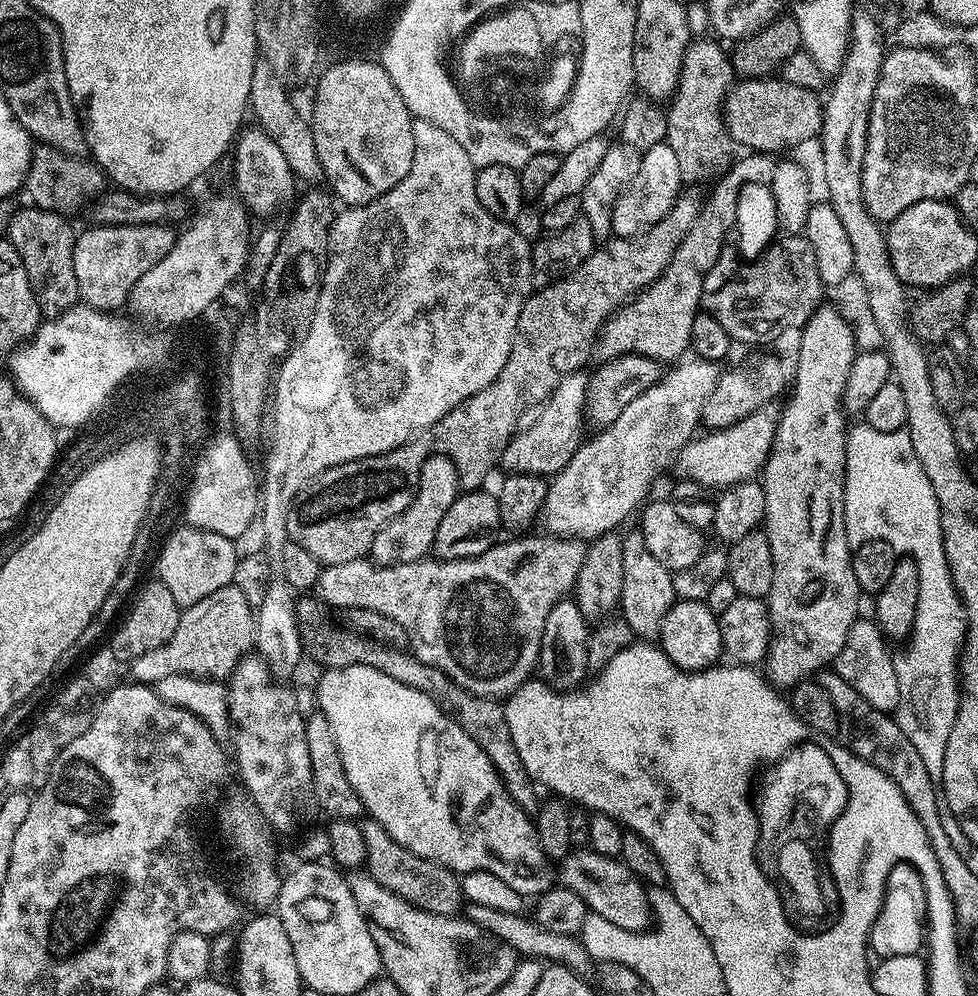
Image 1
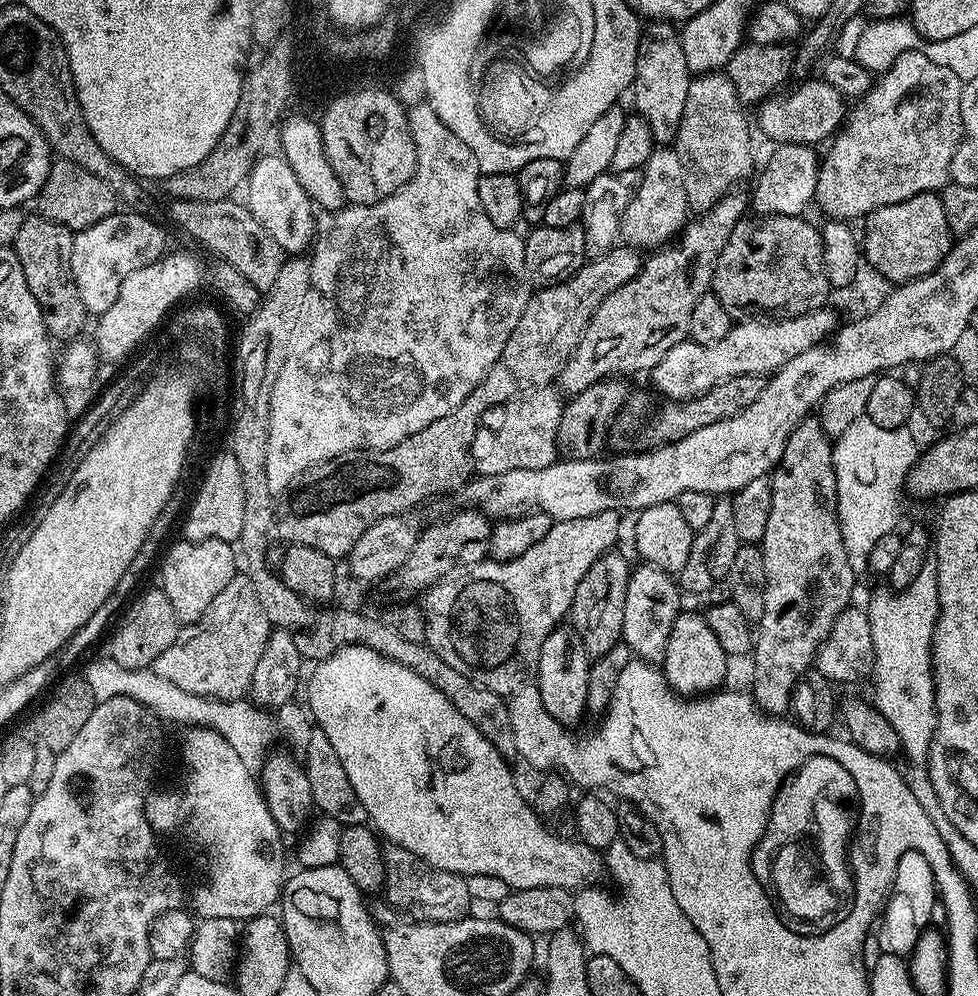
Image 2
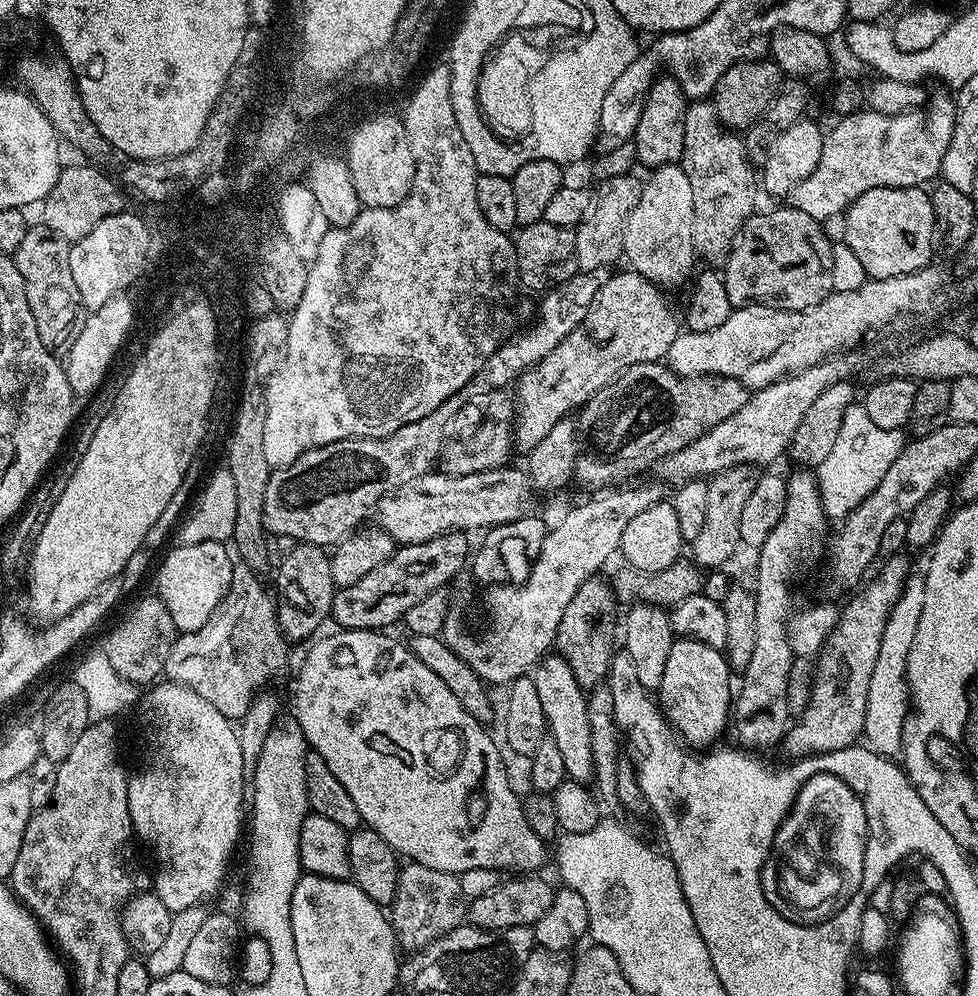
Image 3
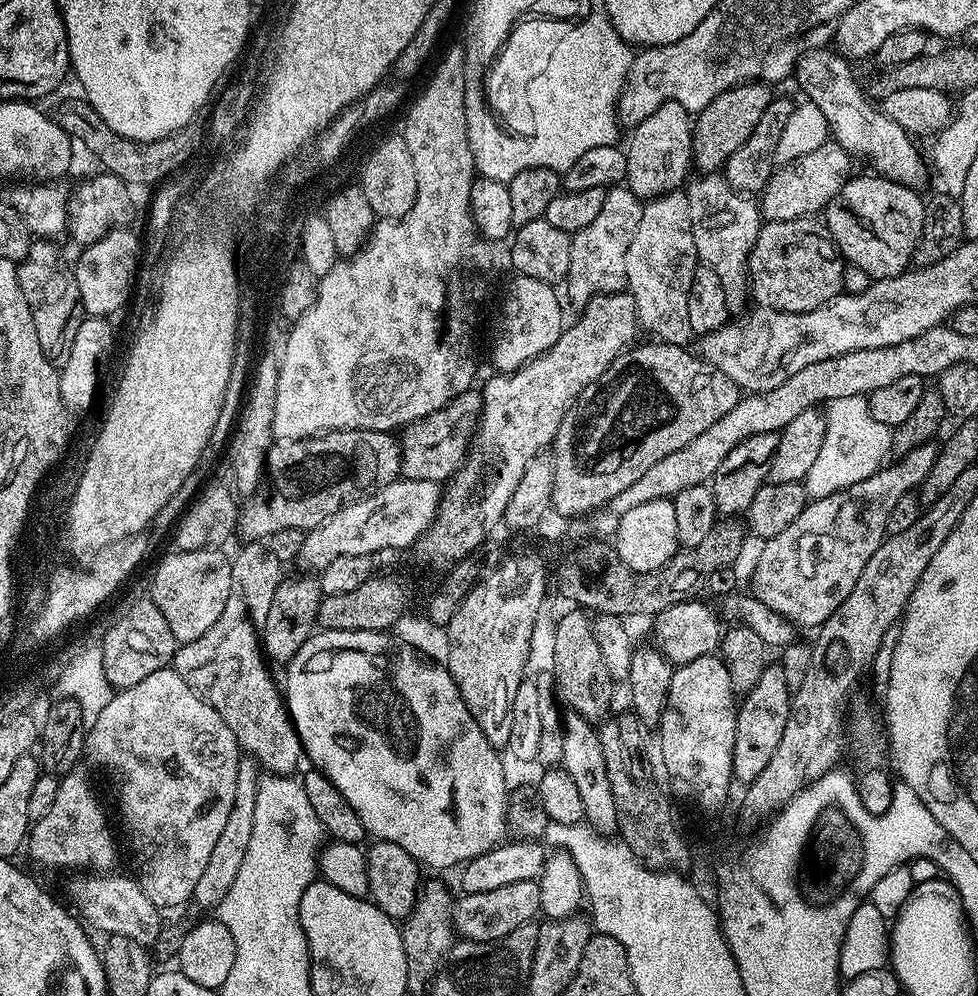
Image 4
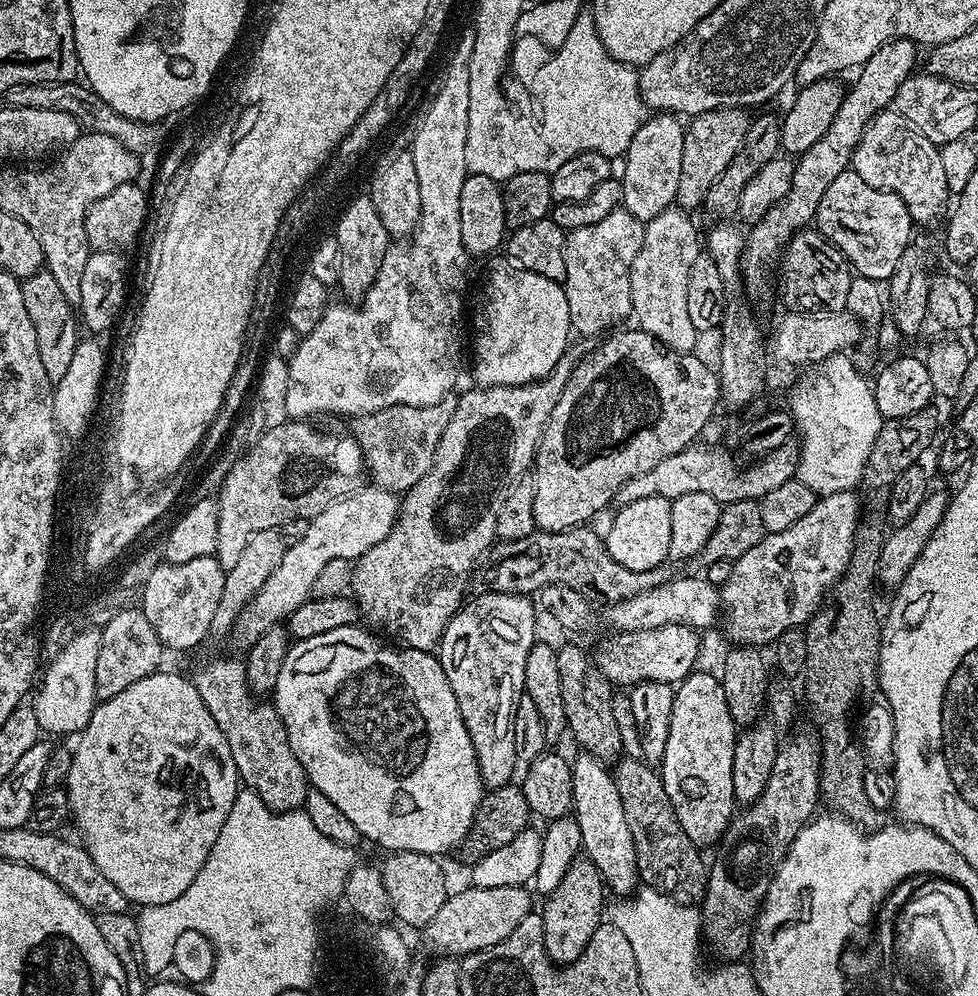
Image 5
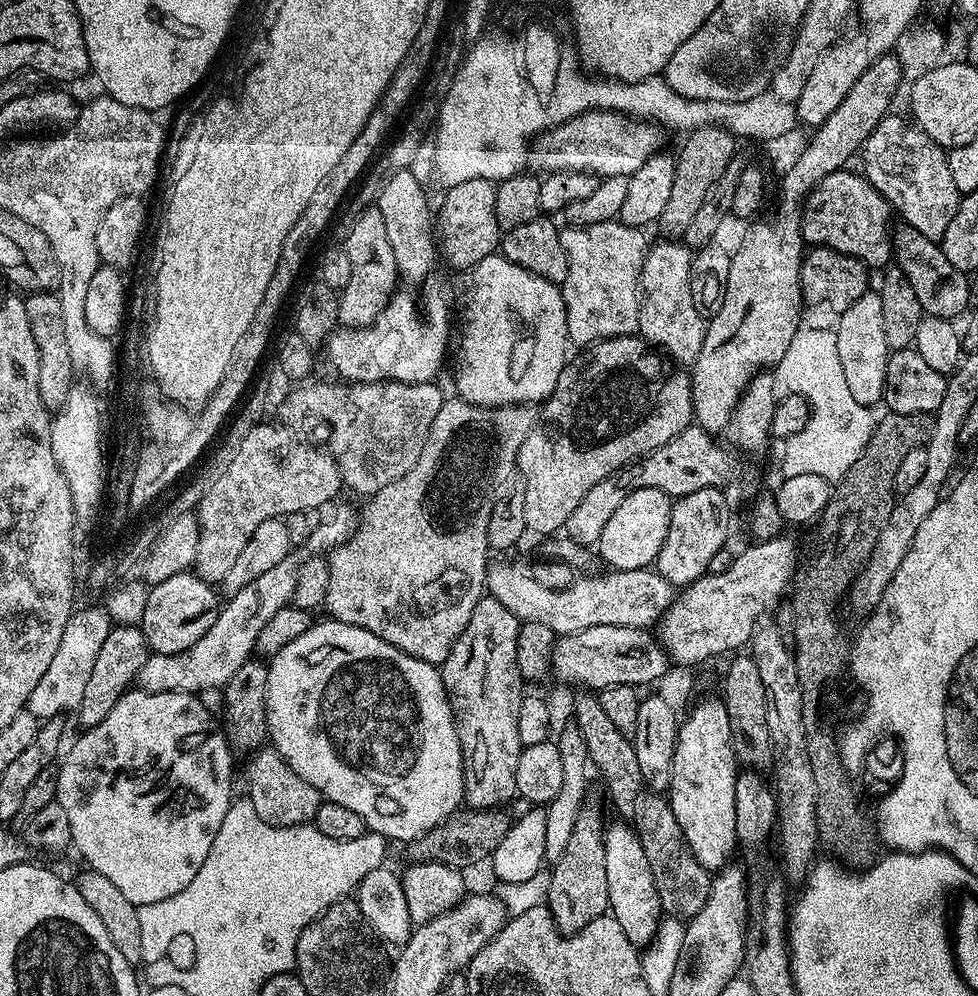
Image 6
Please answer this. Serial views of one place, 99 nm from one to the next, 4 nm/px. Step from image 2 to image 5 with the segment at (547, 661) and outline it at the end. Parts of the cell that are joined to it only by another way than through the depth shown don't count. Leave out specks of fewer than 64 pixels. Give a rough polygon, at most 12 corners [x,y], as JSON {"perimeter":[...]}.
{"perimeter":[[571,757],[583,855],[609,889],[637,887],[634,834],[603,760]]}

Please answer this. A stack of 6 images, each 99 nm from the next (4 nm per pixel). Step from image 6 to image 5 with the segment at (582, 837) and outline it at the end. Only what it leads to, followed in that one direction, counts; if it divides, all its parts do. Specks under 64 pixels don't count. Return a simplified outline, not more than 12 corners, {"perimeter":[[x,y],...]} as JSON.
{"perimeter":[[577,858],[546,896],[544,949],[574,963],[602,922],[606,885]]}

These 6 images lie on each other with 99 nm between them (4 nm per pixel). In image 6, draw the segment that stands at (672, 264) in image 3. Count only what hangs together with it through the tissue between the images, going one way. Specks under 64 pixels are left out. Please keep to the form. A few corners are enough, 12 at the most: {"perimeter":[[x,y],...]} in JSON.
{"perimeter":[[672,238],[640,267],[639,335],[696,363],[705,317],[690,298],[693,253]]}

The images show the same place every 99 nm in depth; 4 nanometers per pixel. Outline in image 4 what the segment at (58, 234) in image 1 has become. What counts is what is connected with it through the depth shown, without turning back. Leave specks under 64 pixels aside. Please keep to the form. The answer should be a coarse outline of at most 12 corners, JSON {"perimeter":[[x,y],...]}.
{"perimeter":[[48,238],[16,266],[38,346],[63,365],[80,295]]}

